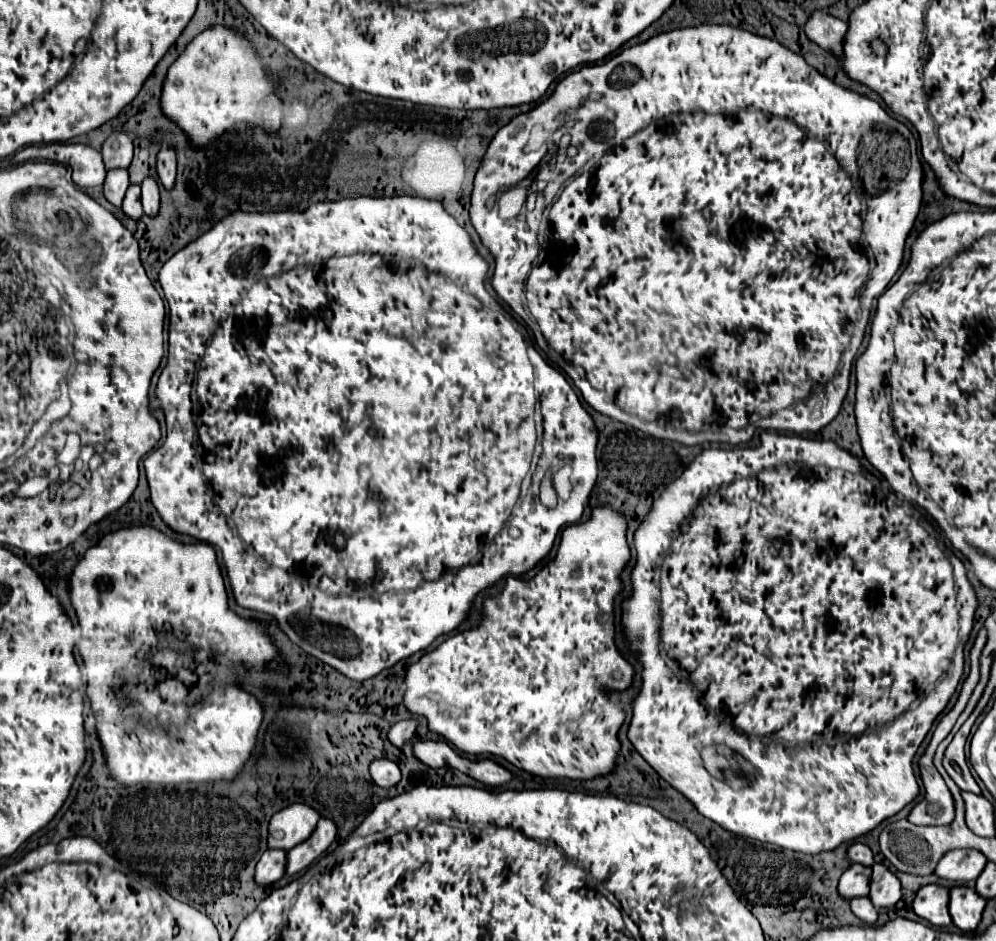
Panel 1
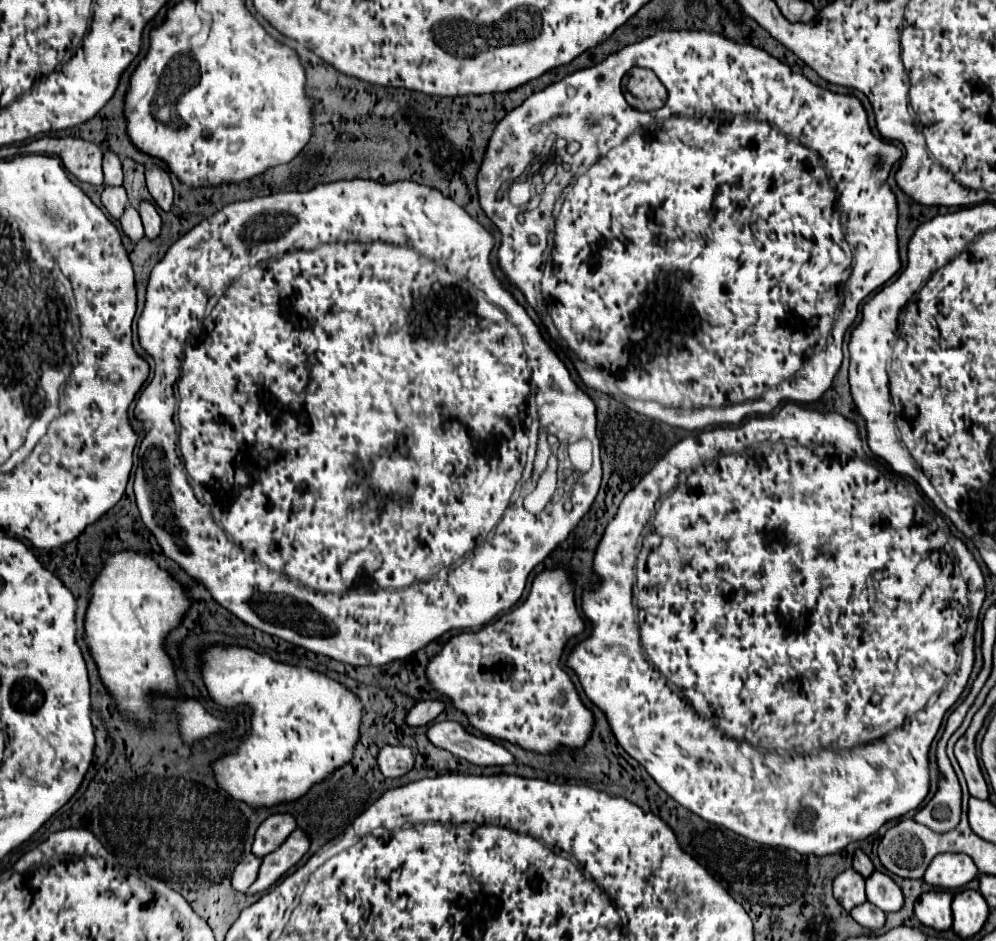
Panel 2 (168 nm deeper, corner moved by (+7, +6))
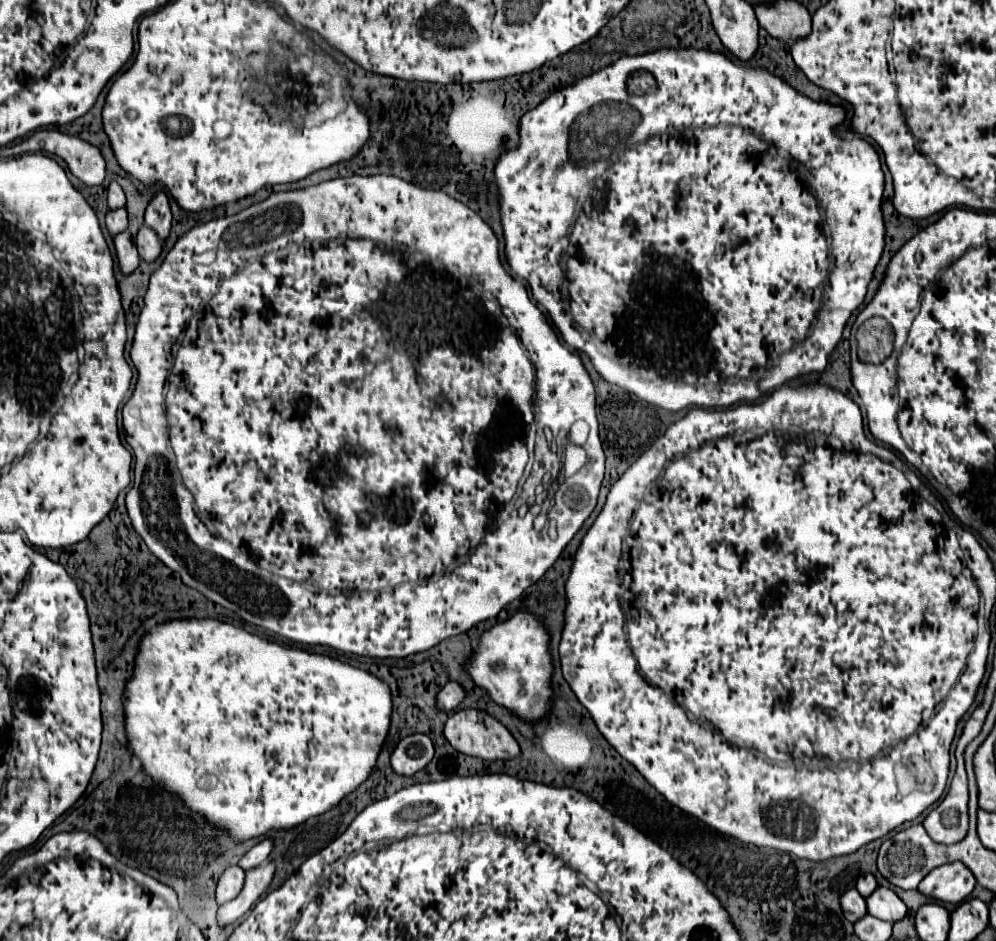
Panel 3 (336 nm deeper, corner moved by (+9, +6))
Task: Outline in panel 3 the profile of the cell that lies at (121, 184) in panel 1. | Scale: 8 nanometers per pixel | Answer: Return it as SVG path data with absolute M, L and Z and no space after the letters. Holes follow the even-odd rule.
M120 208L120 210L114 210L114 212L108 212L106 214L106 228L110 232L110 236L114 238L116 234L124 232L128 228L128 216L126 216L126 210Z

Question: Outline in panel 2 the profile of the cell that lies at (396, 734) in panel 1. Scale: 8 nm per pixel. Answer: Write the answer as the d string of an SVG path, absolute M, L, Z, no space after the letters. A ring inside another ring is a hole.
M428 700L428 702L418 702L414 704L404 718L406 726L426 726L430 724L442 710L444 710L444 702L440 700Z

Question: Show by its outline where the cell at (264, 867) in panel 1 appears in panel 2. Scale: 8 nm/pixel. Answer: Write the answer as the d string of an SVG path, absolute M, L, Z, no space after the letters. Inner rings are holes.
M248 854L234 870L232 874L232 886L238 890L238 892L246 892L252 882L256 880L256 874L260 870L260 864L262 864L262 858L260 856L254 856L254 854Z

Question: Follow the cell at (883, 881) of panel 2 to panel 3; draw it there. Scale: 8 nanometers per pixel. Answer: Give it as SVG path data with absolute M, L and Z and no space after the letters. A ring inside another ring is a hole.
M882 886L872 896L868 896L866 904L868 904L870 916L876 916L878 920L892 922L892 924L902 920L908 914L906 904L894 894L894 890L882 888Z

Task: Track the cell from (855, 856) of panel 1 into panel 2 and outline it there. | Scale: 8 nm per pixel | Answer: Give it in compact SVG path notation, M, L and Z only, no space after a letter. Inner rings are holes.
M856 850L856 852L854 852L854 856L852 856L852 868L854 868L856 872L860 872L862 876L872 874L872 870L874 870L872 860L870 860L862 850Z

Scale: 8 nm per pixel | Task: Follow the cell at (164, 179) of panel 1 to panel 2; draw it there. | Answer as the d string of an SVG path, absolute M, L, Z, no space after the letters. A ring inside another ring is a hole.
M160 166L146 170L146 184L156 206L160 206L162 210L168 210L172 206L172 182L168 172Z

